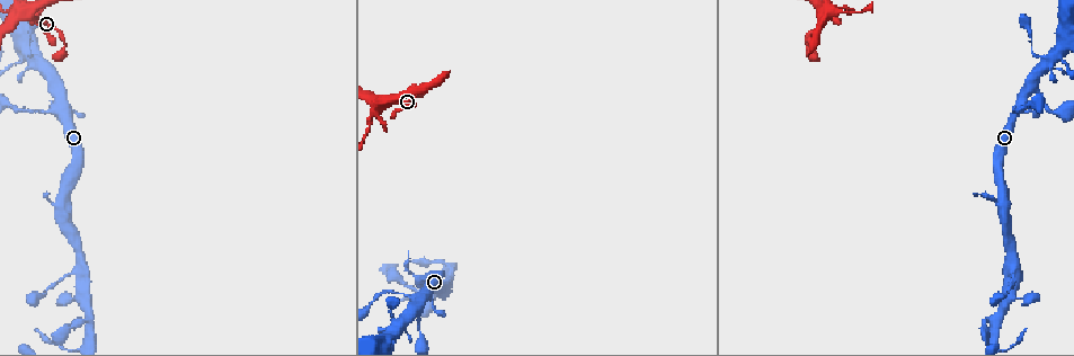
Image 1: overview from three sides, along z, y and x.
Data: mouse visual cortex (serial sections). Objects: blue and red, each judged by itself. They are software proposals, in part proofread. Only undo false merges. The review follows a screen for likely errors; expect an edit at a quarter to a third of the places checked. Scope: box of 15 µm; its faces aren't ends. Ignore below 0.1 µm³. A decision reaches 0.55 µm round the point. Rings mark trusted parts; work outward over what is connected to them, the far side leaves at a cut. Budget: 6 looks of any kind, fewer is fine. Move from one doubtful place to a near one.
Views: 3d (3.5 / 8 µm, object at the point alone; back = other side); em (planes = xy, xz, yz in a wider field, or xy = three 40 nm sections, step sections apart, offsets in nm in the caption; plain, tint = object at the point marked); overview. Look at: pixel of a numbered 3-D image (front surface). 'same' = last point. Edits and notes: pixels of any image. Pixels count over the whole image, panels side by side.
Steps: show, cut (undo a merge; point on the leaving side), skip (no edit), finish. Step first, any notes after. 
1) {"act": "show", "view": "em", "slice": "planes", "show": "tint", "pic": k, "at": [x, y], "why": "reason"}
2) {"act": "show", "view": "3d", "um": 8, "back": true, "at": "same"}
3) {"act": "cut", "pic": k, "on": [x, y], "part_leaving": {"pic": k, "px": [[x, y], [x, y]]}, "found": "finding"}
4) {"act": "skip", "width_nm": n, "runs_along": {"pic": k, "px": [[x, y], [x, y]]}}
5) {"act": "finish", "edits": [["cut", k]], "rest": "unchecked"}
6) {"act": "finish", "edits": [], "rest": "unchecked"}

{"act": "show", "view": "3d", "um": 8, "back": true, "pic": 1, "at": [62, 104], "why": "three arms meet"}

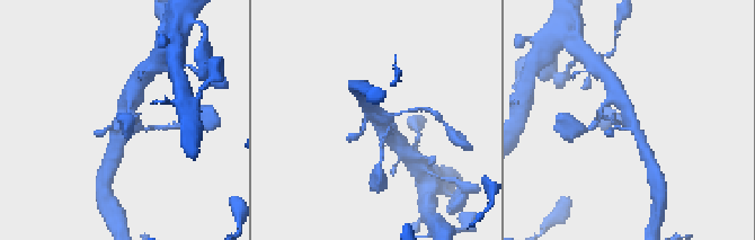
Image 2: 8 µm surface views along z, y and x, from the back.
{"act": "show", "view": "3d", "um": 3.5, "pic": 2, "at": [376, 116]}

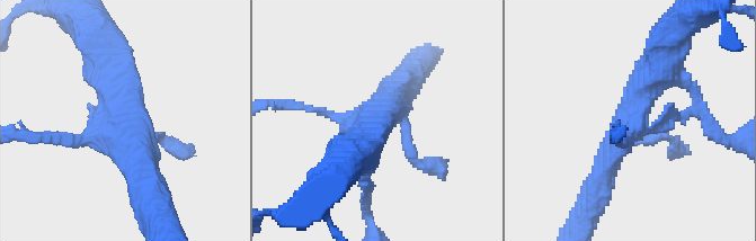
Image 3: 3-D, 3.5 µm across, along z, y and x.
{"act": "skip", "runs_along": {"pic": 3, "px": [[598, 185], [613, 144], [661, 61]]}, "found": "all the same cell"}

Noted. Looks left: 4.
{"act": "show", "view": "em", "slice": "planes", "show": "tint", "pic": 1, "at": [36, 57], "why": "thin neck"}

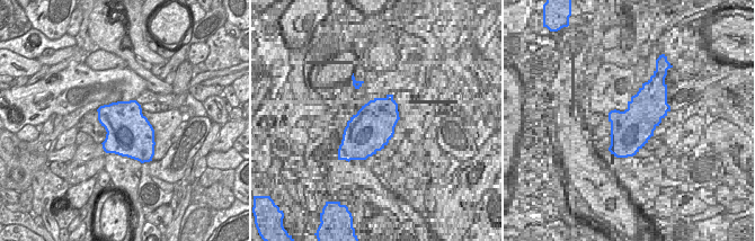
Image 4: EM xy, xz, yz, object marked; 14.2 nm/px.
{"act": "show", "view": "3d", "um": 3.5, "at": "same", "why": "see where the arms go"}

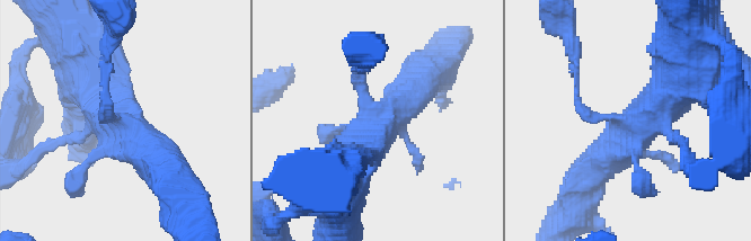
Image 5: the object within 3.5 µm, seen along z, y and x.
{"act": "skip", "runs_along": {"pic": 5, "px": [[586, 179], [673, 89], [682, 86]]}, "found": "all the same cell"}

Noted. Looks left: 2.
{"act": "show", "view": "3d", "um": 8, "pic": 1, "at": [23, 14], "why": "small branch off a trunk"}

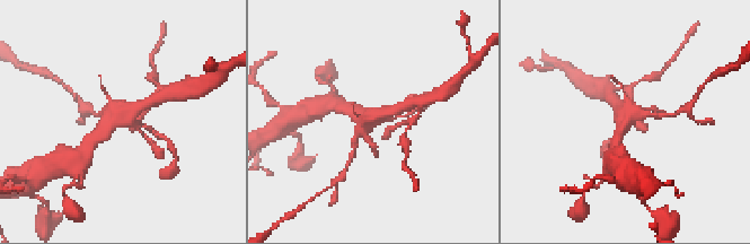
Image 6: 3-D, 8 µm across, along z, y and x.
{"act": "show", "view": "em", "slice": "planes", "show": "tint", "pic": 6, "at": [375, 116]}

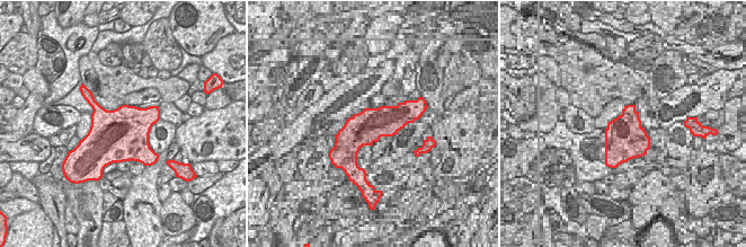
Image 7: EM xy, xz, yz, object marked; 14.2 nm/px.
{"act": "skip", "found": "continuous, no second cell"}

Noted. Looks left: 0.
{"act": "finish", "edits": [], "rest": "unchecked"}

